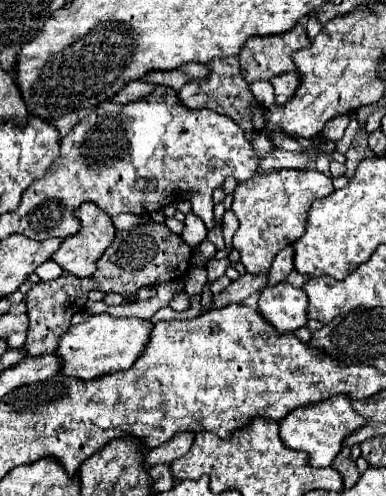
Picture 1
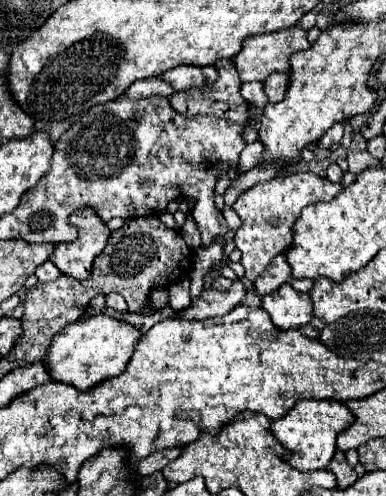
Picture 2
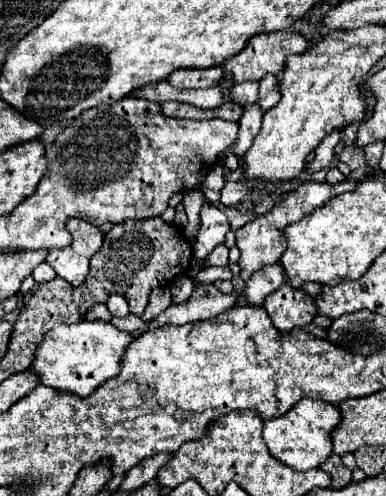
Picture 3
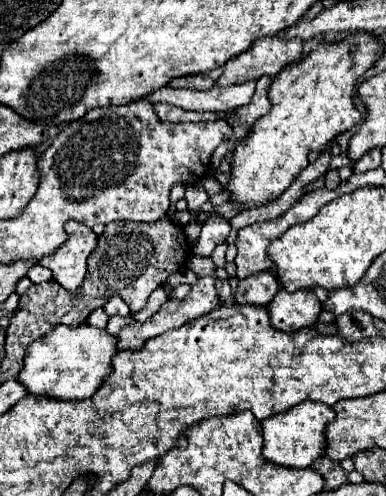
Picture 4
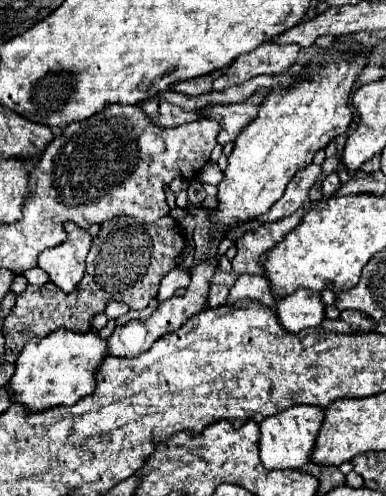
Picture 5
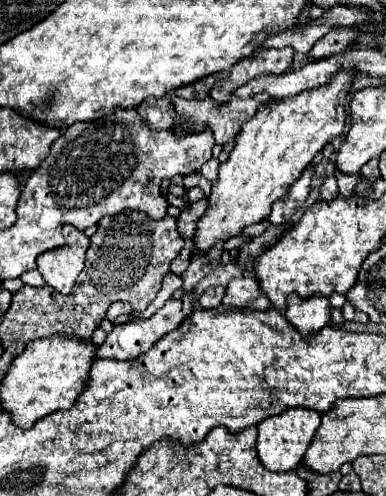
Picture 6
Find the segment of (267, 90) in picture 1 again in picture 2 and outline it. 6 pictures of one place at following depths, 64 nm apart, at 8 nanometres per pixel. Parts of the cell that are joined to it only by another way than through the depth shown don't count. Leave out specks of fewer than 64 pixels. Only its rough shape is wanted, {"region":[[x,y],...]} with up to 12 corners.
{"region":[[244,82],[240,94],[254,106],[266,106],[262,82]]}

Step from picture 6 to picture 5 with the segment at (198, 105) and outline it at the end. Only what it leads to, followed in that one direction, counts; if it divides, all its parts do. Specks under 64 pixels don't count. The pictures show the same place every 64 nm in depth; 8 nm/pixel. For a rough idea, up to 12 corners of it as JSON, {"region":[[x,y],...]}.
{"region":[[264,96],[242,104],[208,106],[198,114],[220,124],[218,144],[234,142],[256,118]]}

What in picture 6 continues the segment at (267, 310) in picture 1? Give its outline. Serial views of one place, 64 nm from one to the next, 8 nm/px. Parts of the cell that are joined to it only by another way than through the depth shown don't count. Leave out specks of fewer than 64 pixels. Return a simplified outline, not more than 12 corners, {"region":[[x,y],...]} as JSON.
{"region":[[294,298],[284,316],[298,332],[320,332],[330,322],[328,298]]}

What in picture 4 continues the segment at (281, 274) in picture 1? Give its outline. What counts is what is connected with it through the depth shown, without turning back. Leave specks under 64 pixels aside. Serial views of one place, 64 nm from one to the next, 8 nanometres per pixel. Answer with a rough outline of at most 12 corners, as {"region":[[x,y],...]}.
{"region":[[272,272],[238,282],[234,302],[268,306],[280,286]]}

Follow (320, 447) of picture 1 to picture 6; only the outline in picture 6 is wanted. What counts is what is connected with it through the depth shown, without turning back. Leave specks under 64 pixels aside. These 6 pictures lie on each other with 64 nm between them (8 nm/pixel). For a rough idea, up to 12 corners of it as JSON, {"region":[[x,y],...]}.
{"region":[[292,408],[262,420],[256,452],[272,472],[302,462],[320,414]]}

